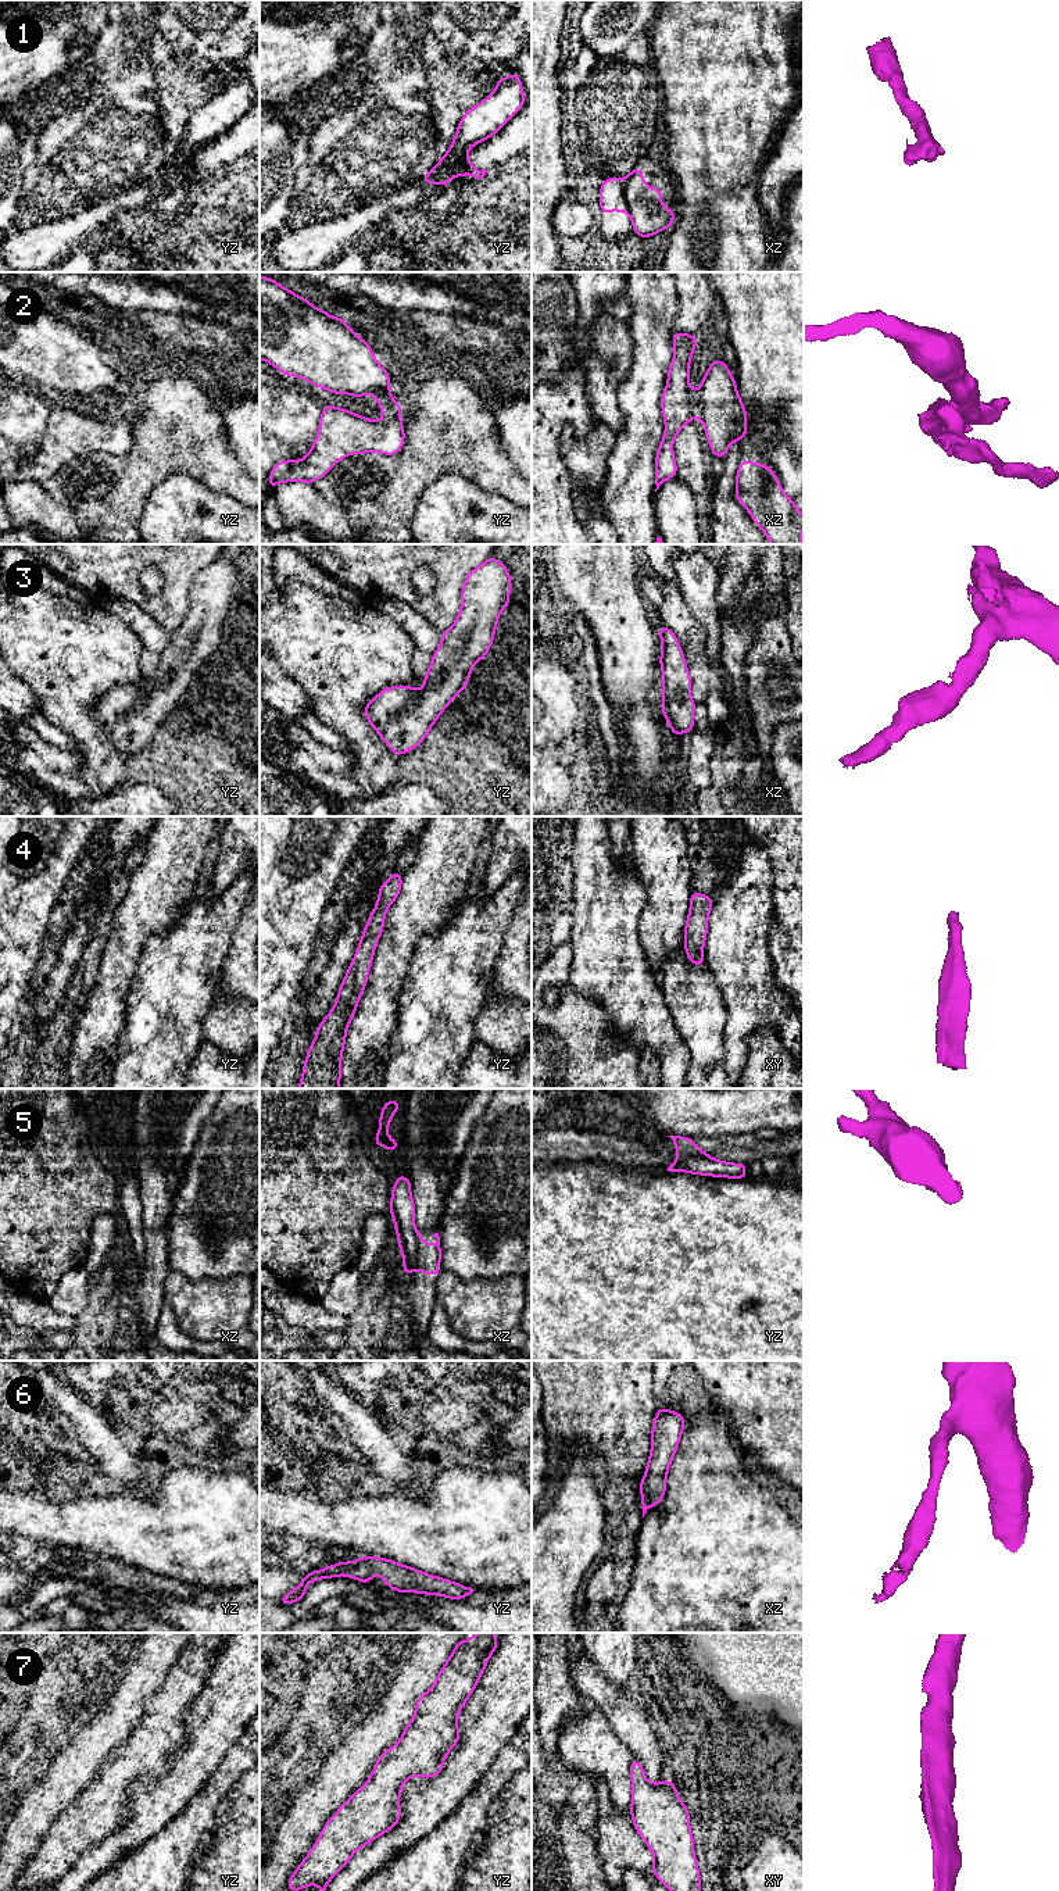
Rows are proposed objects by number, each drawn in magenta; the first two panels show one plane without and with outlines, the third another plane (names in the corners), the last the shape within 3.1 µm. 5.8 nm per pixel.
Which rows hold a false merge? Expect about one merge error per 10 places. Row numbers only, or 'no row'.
1, 2, 5

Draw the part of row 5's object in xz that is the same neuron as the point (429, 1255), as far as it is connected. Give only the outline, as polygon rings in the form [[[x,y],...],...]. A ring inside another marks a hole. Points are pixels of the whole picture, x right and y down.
[[[434,1233],[436,1244],[425,1244],[423,1236],[416,1234],[418,1243],[418,1269],[425,1275],[440,1275],[441,1245],[439,1233]]]

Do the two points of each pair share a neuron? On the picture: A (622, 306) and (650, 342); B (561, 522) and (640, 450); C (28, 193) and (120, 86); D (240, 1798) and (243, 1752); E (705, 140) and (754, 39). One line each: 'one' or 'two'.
A: two
B: two
C: one
D: two
E: one

